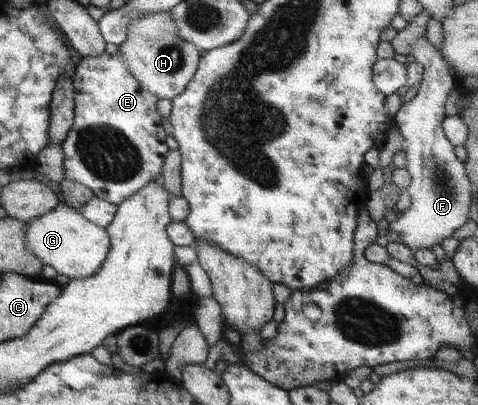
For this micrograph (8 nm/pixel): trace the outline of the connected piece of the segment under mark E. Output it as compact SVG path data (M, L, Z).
M99 54L81 59L71 74L74 86L74 122L61 147L65 160L65 180L87 186L95 197L119 205L147 184L157 180L162 171L166 154L170 151L165 143L167 132L161 126L162 116L157 111L160 98L149 92L131 74L123 54Z

